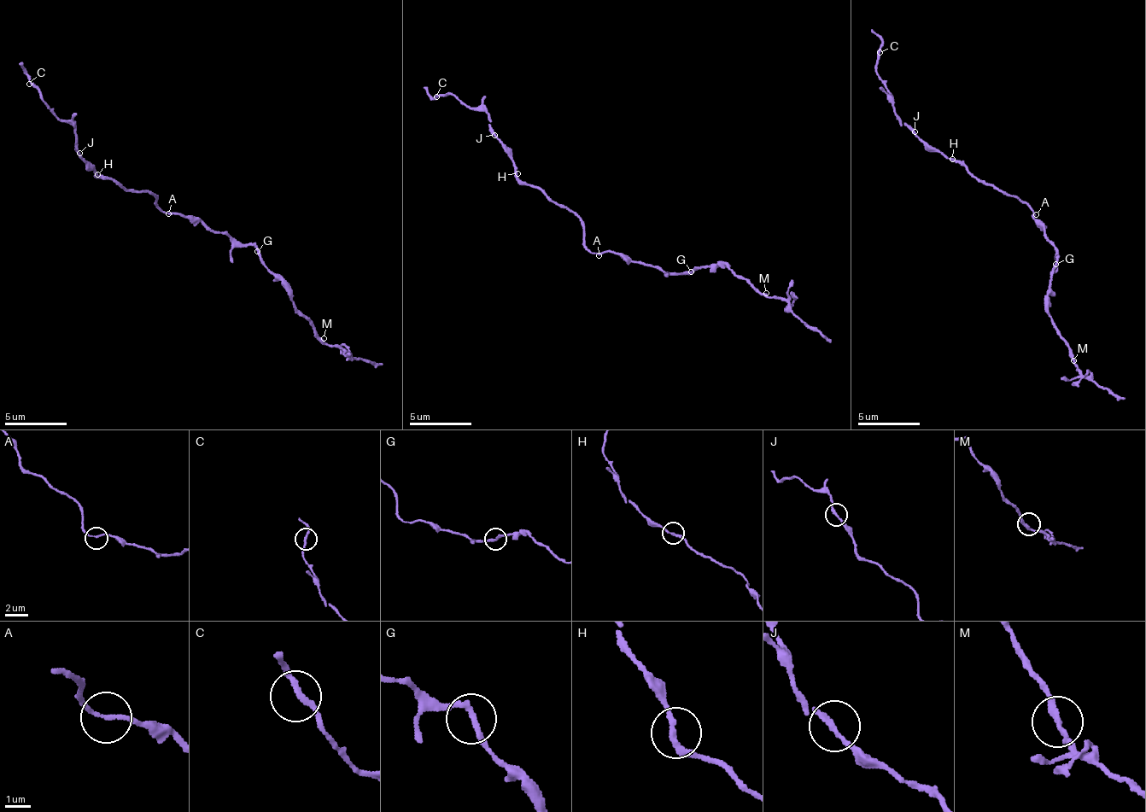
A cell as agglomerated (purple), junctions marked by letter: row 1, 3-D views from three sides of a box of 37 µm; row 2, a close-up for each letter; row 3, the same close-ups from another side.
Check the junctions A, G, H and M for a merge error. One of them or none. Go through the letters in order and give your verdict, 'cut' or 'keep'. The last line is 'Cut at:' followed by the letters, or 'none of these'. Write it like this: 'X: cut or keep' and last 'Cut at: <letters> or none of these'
A: keep
G: keep
H: keep
M: keep
Cut at: none of these

